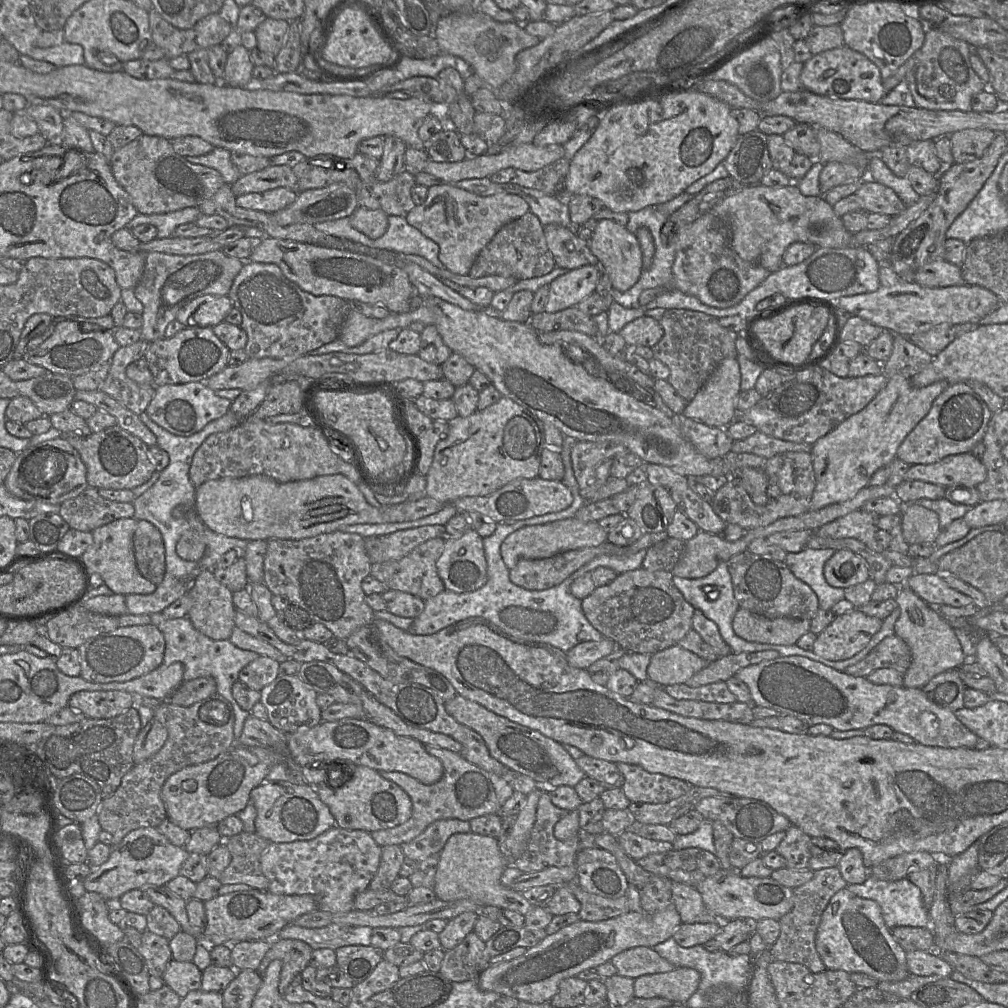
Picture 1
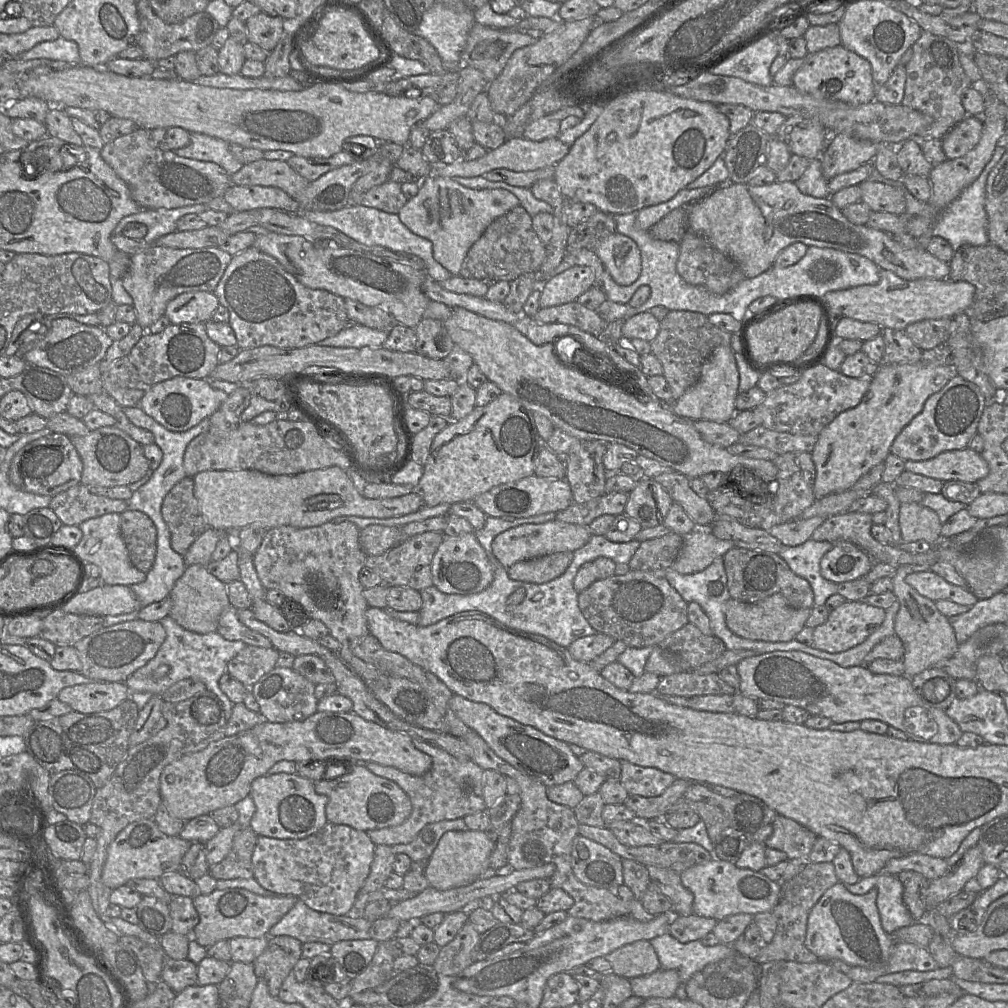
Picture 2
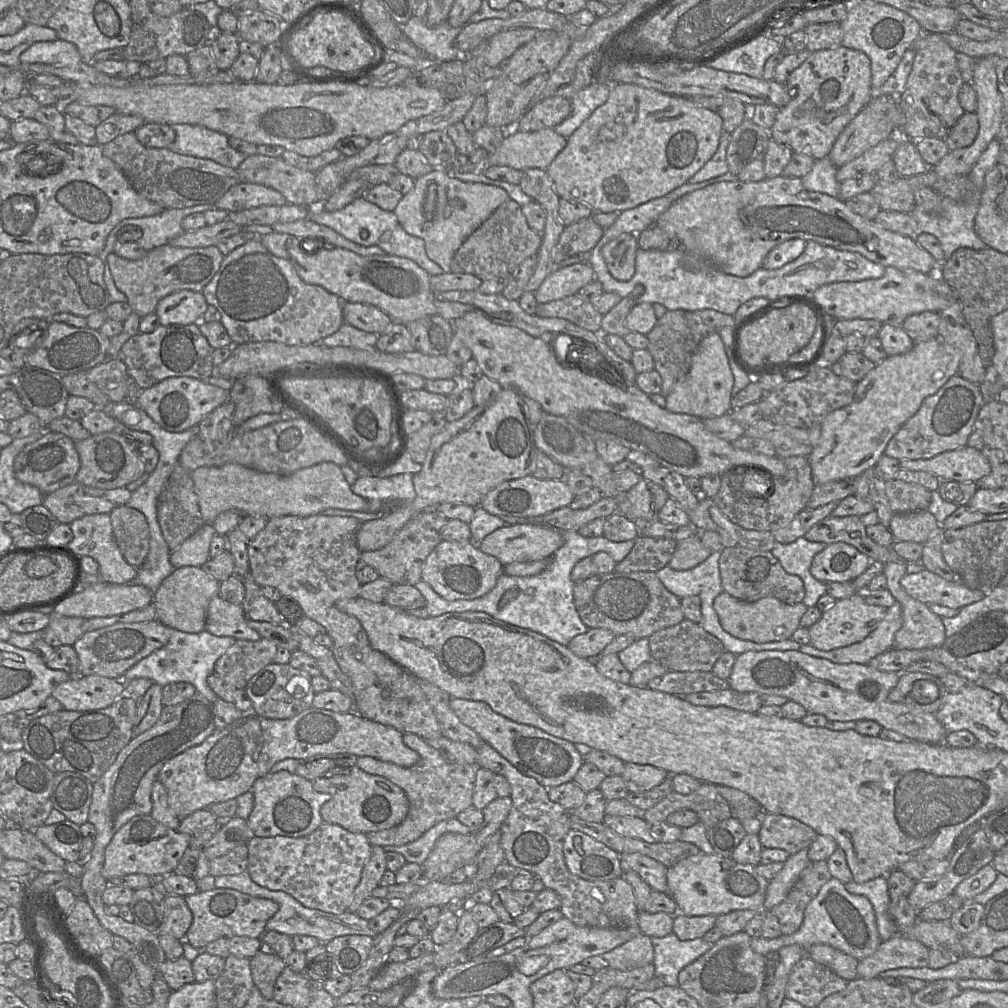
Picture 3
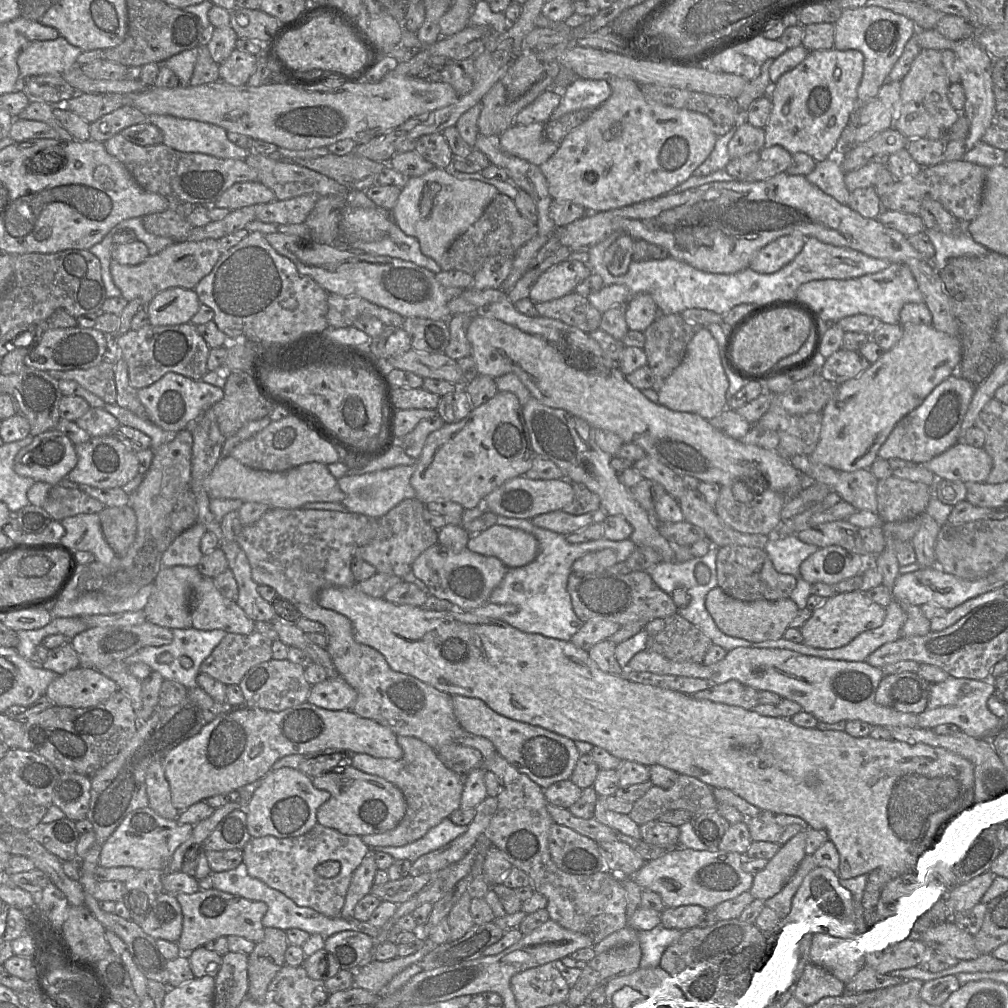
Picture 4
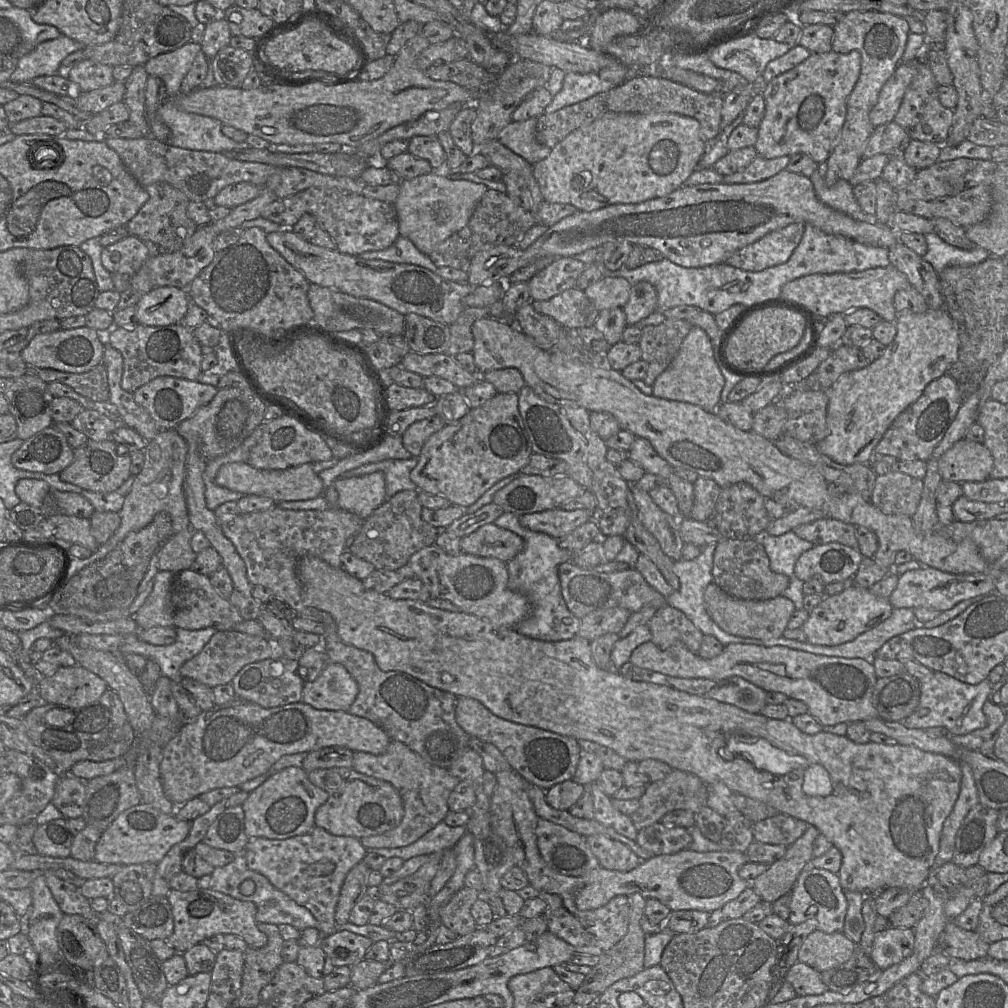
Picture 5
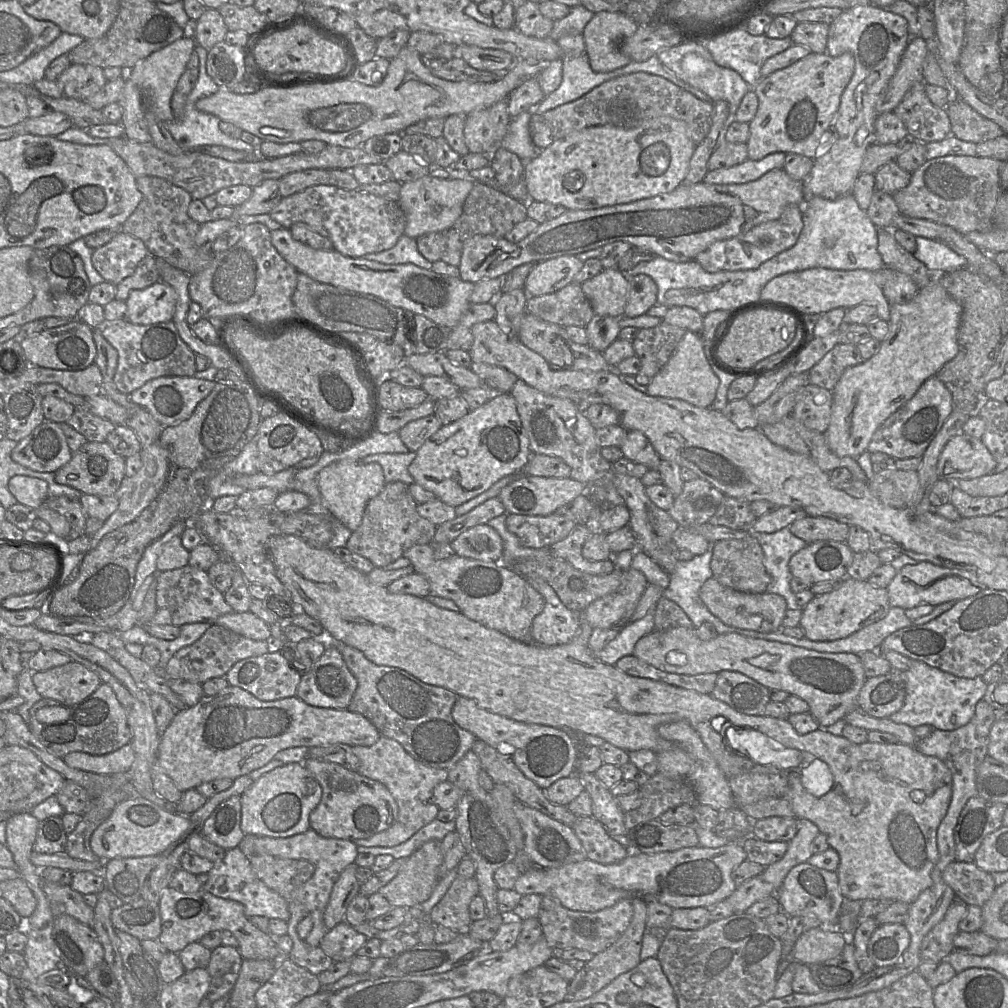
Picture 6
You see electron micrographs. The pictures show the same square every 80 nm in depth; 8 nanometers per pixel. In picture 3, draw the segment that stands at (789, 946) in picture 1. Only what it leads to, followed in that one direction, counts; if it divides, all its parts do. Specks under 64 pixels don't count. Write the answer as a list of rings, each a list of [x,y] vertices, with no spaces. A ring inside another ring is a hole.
[[[825,860],[809,861],[787,897],[770,909],[779,921],[781,935],[793,934],[800,928],[806,906],[831,878]]]

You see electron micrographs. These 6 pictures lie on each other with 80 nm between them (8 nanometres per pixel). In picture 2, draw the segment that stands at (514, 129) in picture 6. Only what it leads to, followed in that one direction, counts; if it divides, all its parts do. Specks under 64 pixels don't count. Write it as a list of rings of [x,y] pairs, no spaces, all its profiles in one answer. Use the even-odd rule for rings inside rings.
[[[524,136],[508,137],[505,142],[493,150],[475,160],[459,159],[451,164],[433,163],[431,173],[433,175],[455,178],[475,177],[498,168],[506,168],[516,172],[533,171],[546,166],[556,165],[568,153],[569,147],[558,138],[548,138],[541,141],[532,141]]]

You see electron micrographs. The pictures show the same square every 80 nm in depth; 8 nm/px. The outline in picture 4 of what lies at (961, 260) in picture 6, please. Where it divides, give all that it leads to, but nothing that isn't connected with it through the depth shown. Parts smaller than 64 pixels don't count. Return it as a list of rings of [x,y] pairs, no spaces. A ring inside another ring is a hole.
[[[960,222],[960,225],[960,231],[953,235],[925,228],[924,233],[929,237],[935,248],[935,255],[930,263],[937,271],[942,270],[952,258],[984,256],[990,252],[985,246],[974,241],[966,229],[967,223]]]

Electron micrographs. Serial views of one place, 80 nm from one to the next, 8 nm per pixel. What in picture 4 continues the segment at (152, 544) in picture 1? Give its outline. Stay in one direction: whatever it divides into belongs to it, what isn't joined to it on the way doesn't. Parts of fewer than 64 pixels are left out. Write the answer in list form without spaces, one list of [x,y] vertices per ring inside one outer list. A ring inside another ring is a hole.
[[[128,505],[105,507],[98,515],[106,541],[116,556],[125,556],[137,534],[137,517],[134,510]]]

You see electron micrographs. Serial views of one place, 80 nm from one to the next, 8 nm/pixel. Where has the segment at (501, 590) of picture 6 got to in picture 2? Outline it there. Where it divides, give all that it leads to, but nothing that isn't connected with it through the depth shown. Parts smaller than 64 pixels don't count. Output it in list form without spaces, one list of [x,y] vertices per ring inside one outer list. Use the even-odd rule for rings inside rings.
[[[473,532],[444,536],[431,563],[433,586],[446,594],[469,595],[483,591],[494,578],[493,566]]]

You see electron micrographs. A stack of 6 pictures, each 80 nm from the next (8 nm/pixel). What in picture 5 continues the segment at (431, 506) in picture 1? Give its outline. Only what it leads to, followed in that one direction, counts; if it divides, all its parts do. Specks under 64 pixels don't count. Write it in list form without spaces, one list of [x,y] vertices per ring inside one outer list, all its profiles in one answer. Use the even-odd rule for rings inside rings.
[[[232,462],[222,465],[216,475],[219,486],[244,495],[258,495],[271,498],[276,504],[283,501],[298,501],[317,498],[323,495],[324,485],[312,463],[301,464],[281,470],[256,469],[245,462]]]

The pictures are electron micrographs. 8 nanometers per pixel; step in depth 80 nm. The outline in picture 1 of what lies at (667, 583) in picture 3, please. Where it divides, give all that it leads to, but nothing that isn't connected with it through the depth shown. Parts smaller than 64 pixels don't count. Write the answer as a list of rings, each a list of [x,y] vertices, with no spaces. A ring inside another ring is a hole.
[[[726,562],[719,563],[713,572],[702,578],[688,579],[674,575],[673,583],[689,604],[716,623],[722,638],[730,646],[732,653],[756,652],[775,648],[772,644],[763,645],[760,642],[746,641],[734,632],[732,621],[740,605],[734,596],[732,579]]]

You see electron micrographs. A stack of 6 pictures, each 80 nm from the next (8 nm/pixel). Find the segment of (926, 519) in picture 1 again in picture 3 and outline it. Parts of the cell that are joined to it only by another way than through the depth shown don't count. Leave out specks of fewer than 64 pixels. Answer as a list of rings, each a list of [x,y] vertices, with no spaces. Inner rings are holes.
[[[920,510],[904,514],[894,514],[889,530],[894,541],[908,541],[924,544],[942,530],[933,514]]]

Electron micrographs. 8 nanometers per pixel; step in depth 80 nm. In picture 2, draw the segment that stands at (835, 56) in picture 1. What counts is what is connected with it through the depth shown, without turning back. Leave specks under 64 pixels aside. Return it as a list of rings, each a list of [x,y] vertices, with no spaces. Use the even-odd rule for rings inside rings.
[[[841,44],[808,54],[804,60],[804,64],[794,74],[792,80],[792,85],[797,90],[816,99],[841,101],[852,106],[875,100],[878,86],[873,81],[871,64]]]

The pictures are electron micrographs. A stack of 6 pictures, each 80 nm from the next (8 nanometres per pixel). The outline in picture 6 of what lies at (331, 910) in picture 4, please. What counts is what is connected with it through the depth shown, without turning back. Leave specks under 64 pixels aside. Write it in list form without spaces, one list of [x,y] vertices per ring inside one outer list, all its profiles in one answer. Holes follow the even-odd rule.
[[[312,829],[287,838],[258,837],[254,841],[254,851],[257,854],[269,854],[279,858],[306,861],[314,866],[312,877],[295,889],[295,900],[302,903],[312,918],[313,927],[304,942],[317,947],[327,933],[323,922],[325,908],[329,902],[333,886],[340,874],[354,863],[358,853],[354,841],[337,838],[325,838]]]

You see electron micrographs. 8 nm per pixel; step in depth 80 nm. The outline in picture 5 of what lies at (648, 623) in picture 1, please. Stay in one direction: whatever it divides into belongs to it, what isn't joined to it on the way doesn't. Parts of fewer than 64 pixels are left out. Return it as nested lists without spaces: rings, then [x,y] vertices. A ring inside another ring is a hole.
[[[568,561],[559,565],[558,576],[568,609],[580,619],[597,609],[620,607],[634,613],[643,607],[659,609],[667,603],[666,597],[650,586],[635,568],[610,573],[597,572]]]

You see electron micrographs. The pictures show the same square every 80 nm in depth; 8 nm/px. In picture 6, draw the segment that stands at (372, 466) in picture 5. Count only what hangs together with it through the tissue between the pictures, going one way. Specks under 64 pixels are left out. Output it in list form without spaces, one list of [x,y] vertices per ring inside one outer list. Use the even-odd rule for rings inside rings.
[[[416,452],[407,453],[378,453],[371,454],[360,461],[363,464],[378,463],[384,472],[386,483],[400,481],[410,485],[414,483],[413,477],[408,471],[409,465],[416,457]]]

